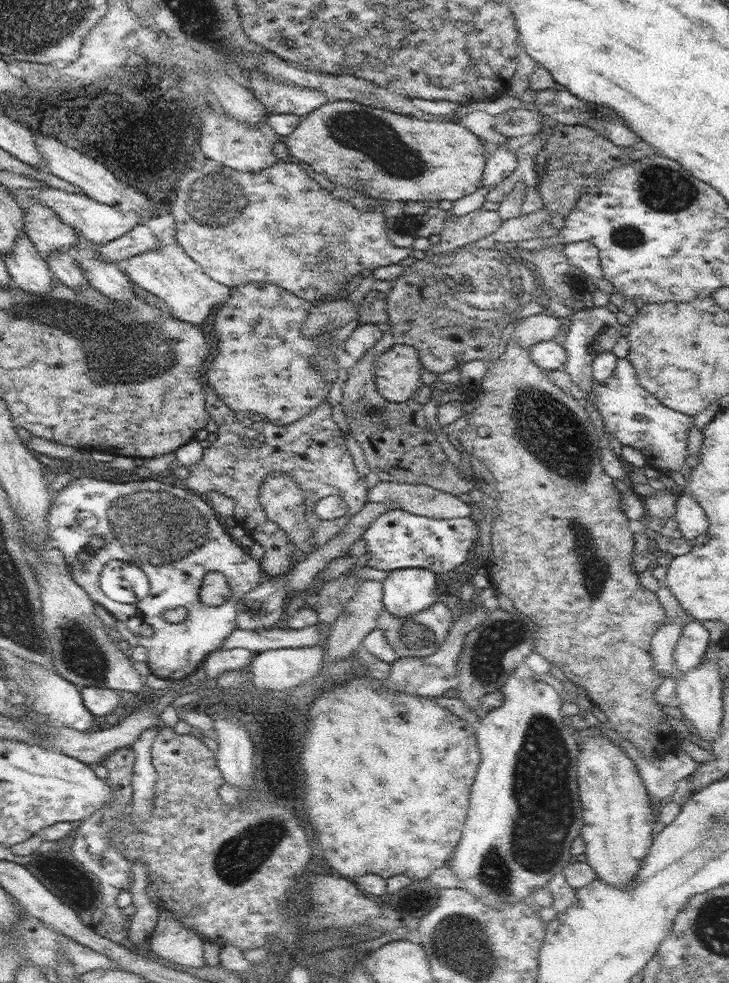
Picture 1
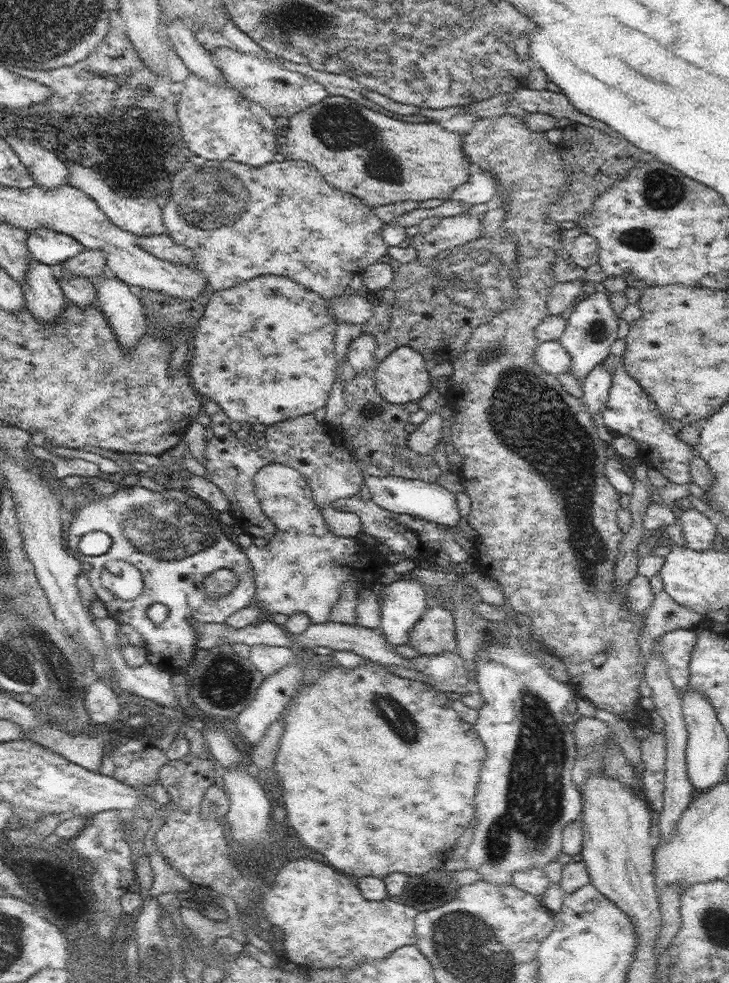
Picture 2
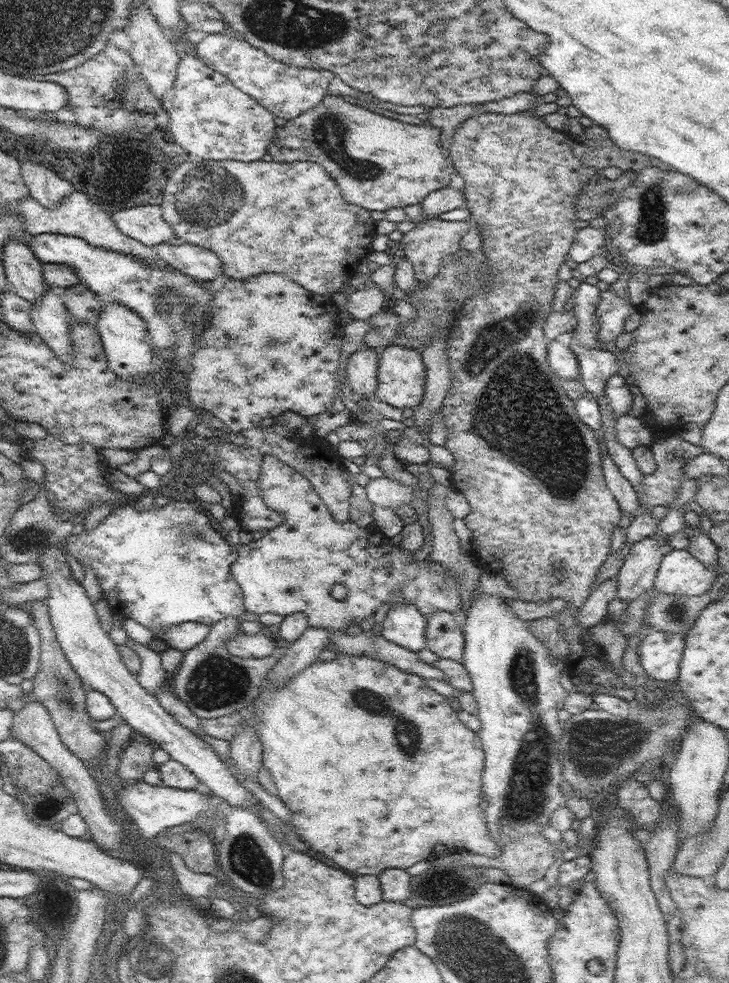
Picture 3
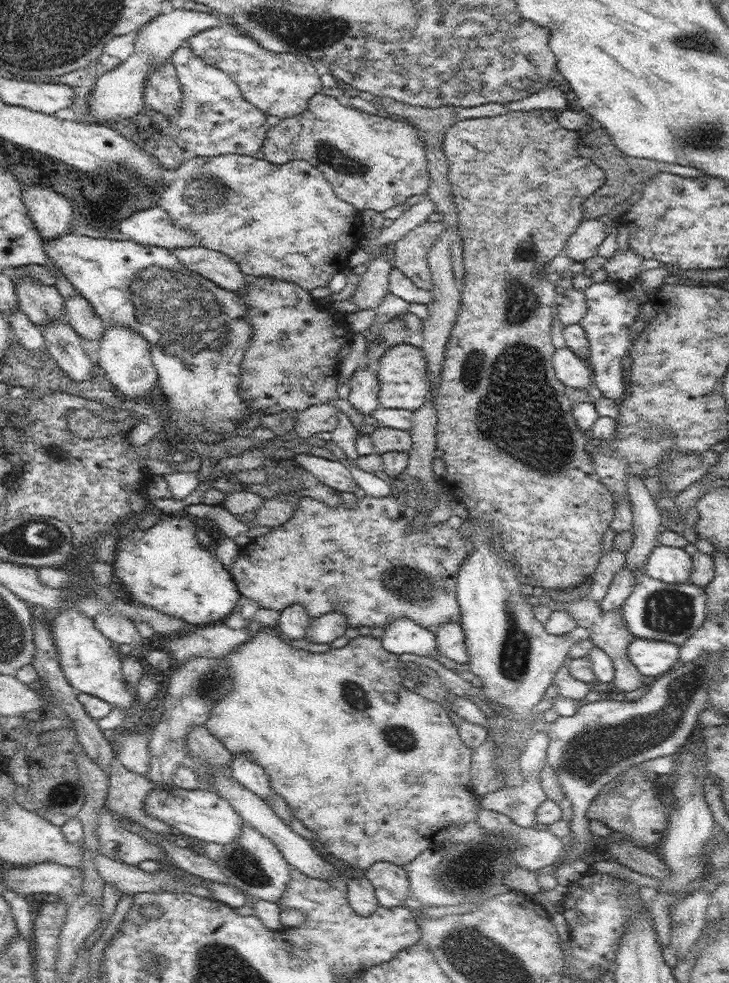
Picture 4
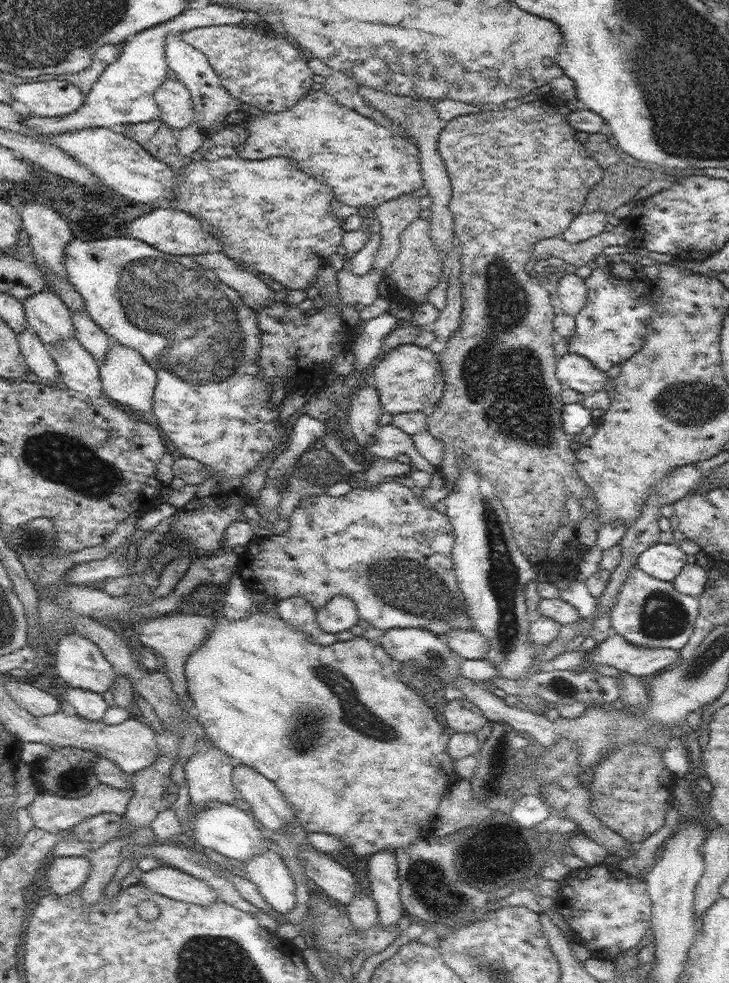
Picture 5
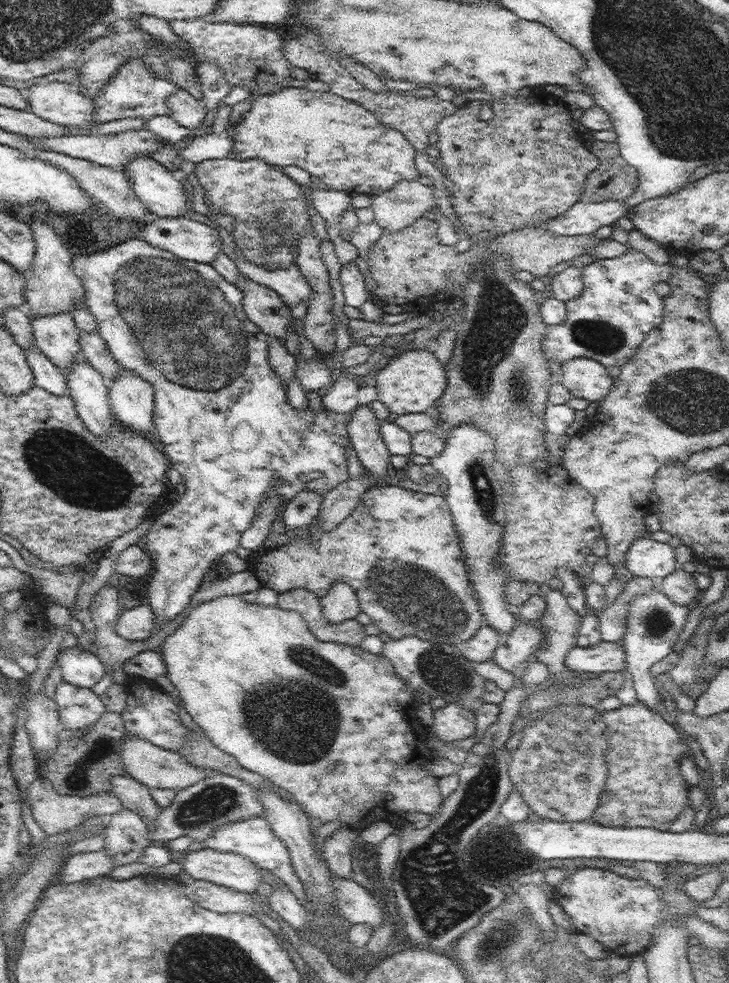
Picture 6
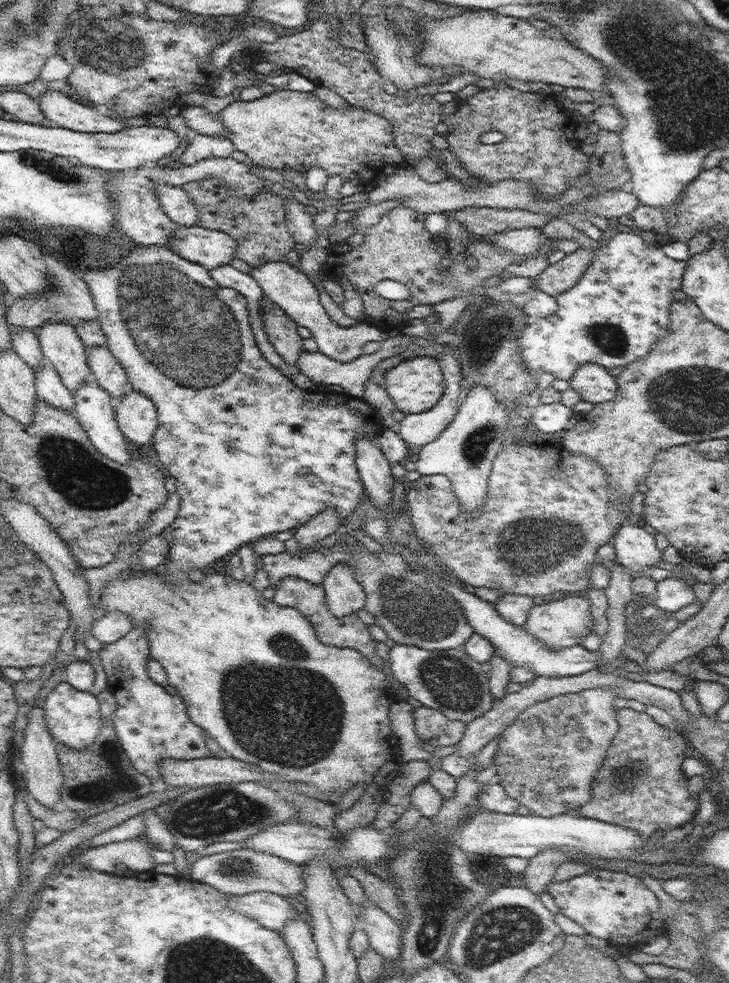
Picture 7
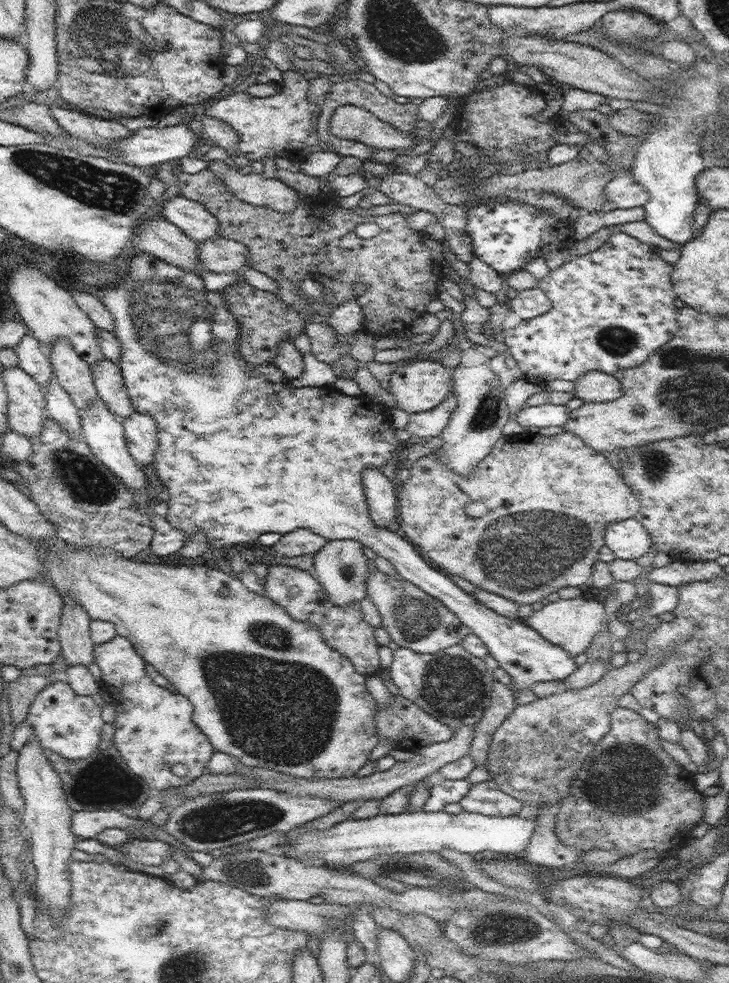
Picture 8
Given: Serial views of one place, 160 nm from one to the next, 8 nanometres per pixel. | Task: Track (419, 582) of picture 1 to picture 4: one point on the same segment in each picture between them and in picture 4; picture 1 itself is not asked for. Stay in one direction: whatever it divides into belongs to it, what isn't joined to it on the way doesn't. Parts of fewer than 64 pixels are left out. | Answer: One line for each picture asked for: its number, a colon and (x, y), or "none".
2: (404, 602)
3: (404, 625)
4: (403, 636)

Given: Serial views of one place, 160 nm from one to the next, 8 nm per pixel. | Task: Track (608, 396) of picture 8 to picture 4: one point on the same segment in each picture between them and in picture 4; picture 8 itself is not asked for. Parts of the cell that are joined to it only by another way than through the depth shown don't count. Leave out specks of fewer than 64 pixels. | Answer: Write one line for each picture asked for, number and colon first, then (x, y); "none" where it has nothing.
4: (570, 369)
5: (573, 370)
6: (584, 377)
7: (594, 383)

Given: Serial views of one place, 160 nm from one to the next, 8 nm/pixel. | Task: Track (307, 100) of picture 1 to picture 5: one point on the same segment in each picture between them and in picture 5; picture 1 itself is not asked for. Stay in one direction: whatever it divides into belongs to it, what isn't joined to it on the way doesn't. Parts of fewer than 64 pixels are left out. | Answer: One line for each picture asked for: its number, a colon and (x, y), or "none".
2: (282, 92)
3: (286, 91)
4: (279, 84)
5: (258, 68)

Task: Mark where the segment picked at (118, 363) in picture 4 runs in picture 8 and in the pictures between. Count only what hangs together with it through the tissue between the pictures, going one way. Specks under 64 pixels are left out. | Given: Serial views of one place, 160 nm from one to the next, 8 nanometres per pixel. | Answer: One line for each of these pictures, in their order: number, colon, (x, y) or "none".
5: (127, 379)
6: (132, 397)
7: (136, 414)
8: (140, 428)

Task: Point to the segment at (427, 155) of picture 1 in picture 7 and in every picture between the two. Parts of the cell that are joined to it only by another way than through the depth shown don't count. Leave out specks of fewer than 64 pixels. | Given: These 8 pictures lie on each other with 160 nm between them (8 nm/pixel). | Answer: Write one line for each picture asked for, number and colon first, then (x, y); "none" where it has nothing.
2: (409, 161)
3: (379, 163)
4: (374, 163)
5: (366, 163)
6: (343, 146)
7: (288, 128)

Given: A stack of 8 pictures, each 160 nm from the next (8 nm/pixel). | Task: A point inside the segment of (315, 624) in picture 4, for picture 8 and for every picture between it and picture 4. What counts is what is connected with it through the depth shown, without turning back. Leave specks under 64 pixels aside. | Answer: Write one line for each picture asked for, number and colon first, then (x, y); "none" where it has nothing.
5: (340, 613)
6: (341, 603)
7: (344, 595)
8: (340, 567)

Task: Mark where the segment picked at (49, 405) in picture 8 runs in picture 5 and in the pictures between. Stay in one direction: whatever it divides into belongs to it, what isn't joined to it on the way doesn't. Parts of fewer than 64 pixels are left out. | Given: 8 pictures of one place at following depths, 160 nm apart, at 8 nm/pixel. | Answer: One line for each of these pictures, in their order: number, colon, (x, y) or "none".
5: (37, 357)
6: (46, 374)
7: (48, 383)

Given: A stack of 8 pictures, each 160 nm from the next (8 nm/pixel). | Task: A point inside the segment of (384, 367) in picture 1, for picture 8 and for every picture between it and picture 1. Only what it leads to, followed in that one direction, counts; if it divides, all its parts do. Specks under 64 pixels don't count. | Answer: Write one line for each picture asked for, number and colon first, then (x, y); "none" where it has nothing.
2: (402, 376)
3: (401, 373)
4: (403, 375)
5: (409, 379)
6: (414, 380)
7: (415, 385)
8: (421, 385)

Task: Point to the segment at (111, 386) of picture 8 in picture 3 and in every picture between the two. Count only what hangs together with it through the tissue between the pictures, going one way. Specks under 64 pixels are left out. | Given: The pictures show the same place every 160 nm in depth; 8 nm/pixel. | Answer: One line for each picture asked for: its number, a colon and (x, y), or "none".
3: (81, 303)
4: (78, 312)
5: (94, 339)
6: (94, 349)
7: (104, 367)

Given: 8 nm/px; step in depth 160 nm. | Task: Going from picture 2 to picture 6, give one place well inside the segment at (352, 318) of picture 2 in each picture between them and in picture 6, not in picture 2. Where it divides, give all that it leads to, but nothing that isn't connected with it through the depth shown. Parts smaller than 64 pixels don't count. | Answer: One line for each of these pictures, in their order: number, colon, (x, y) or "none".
3: (363, 303)
4: (373, 286)
5: (395, 215)
6: (395, 209)

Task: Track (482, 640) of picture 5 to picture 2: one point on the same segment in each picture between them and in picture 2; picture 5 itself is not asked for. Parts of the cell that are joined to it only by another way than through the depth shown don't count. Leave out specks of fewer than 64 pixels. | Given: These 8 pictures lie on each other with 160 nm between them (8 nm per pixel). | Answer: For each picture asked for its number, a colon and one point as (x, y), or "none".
2: (435, 632)
3: (443, 635)
4: (450, 637)

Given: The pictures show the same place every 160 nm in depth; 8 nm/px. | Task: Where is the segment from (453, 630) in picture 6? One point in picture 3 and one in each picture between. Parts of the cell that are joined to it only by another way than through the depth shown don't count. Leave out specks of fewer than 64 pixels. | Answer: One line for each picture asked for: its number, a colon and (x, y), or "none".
3: (291, 569)
4: (362, 561)
5: (385, 549)

